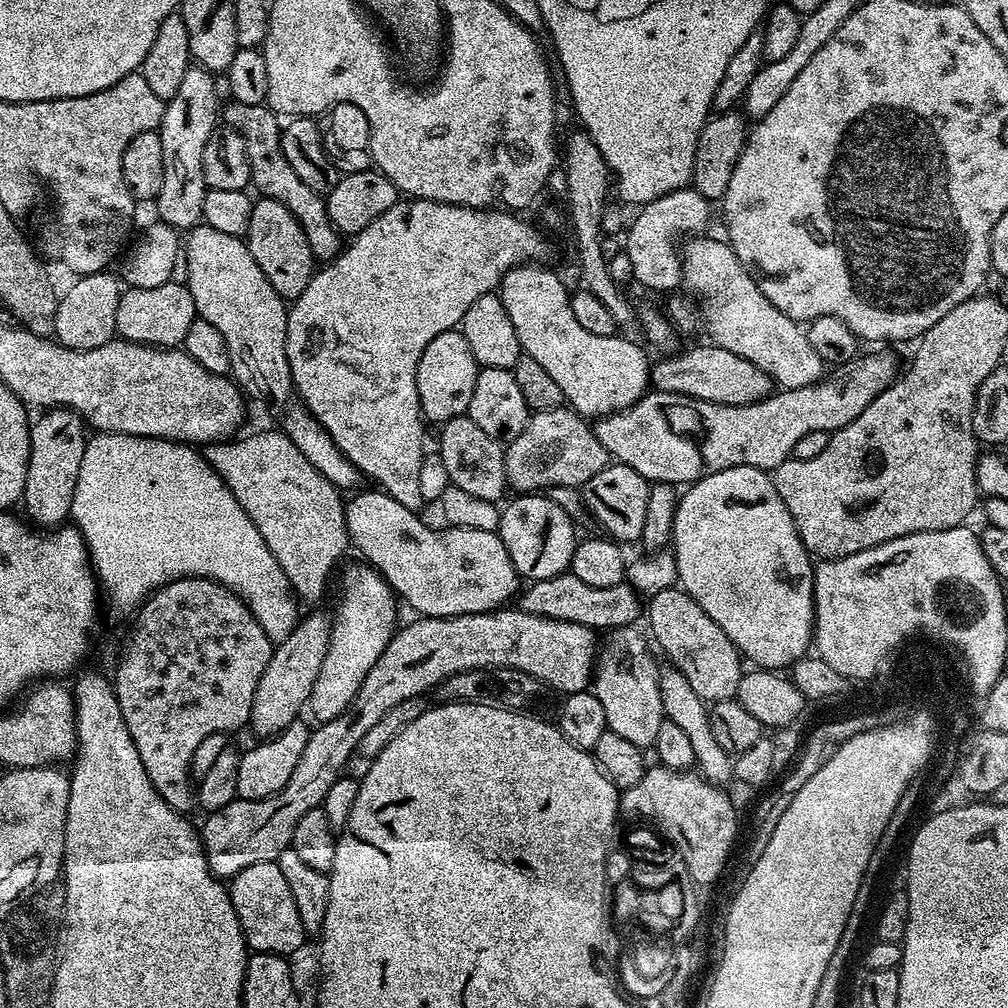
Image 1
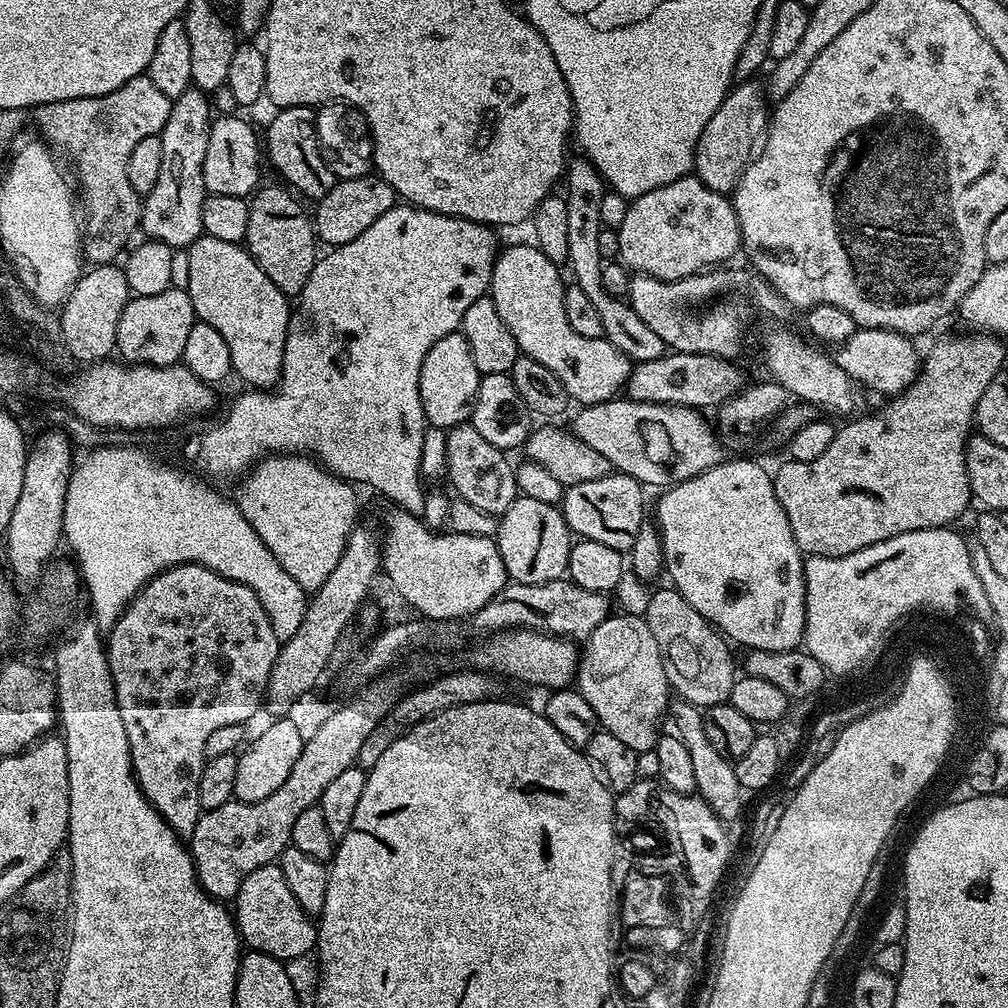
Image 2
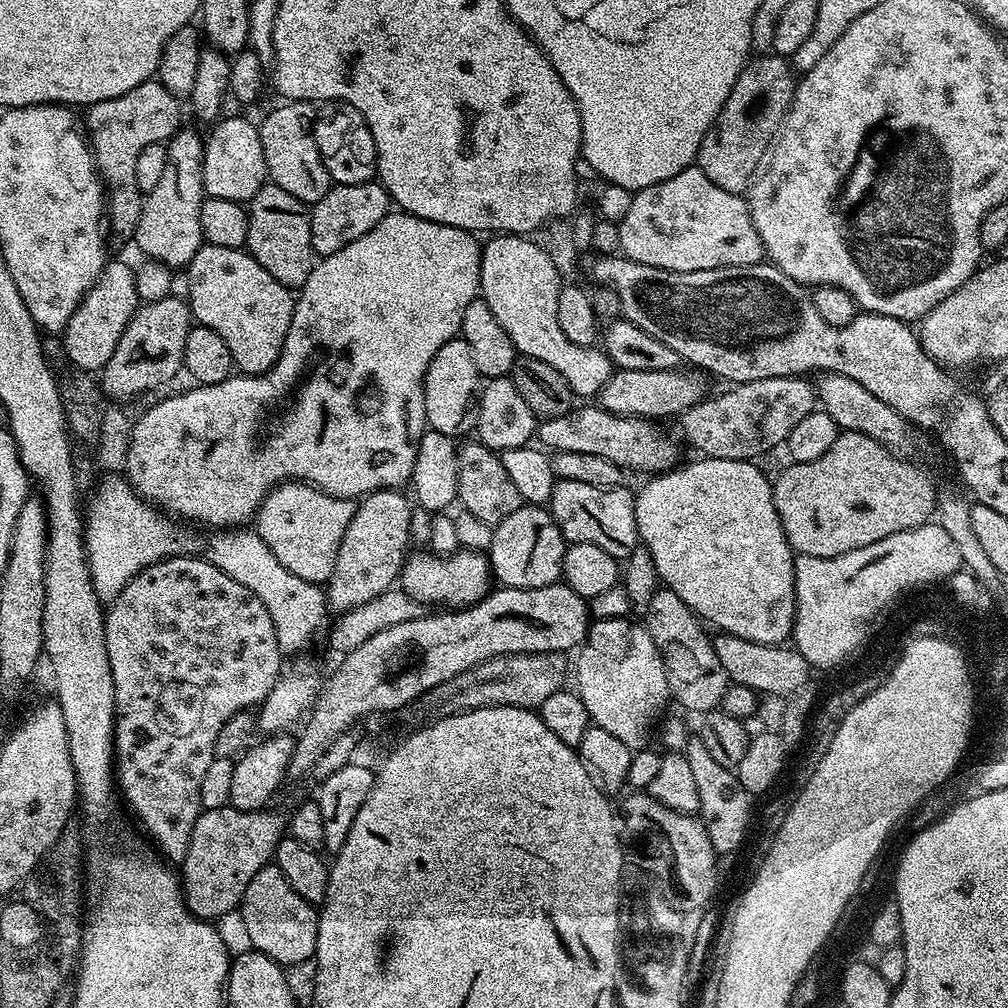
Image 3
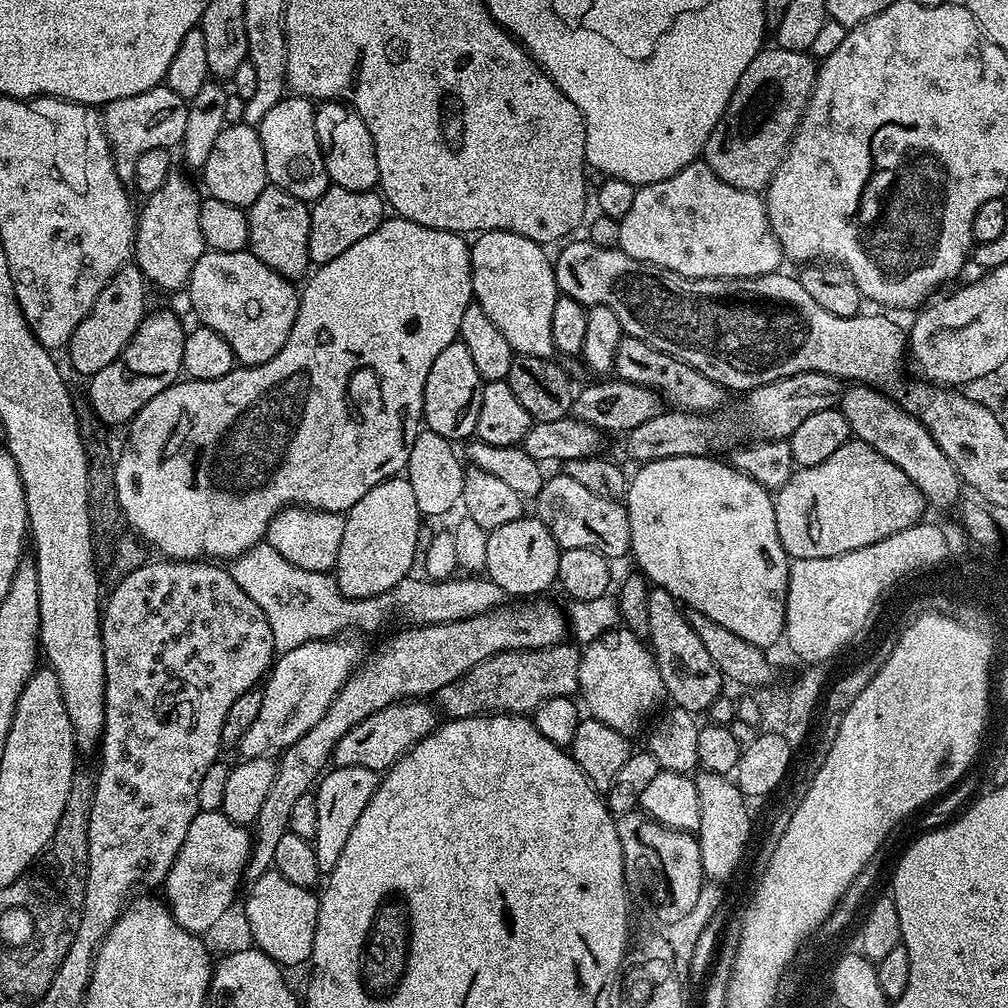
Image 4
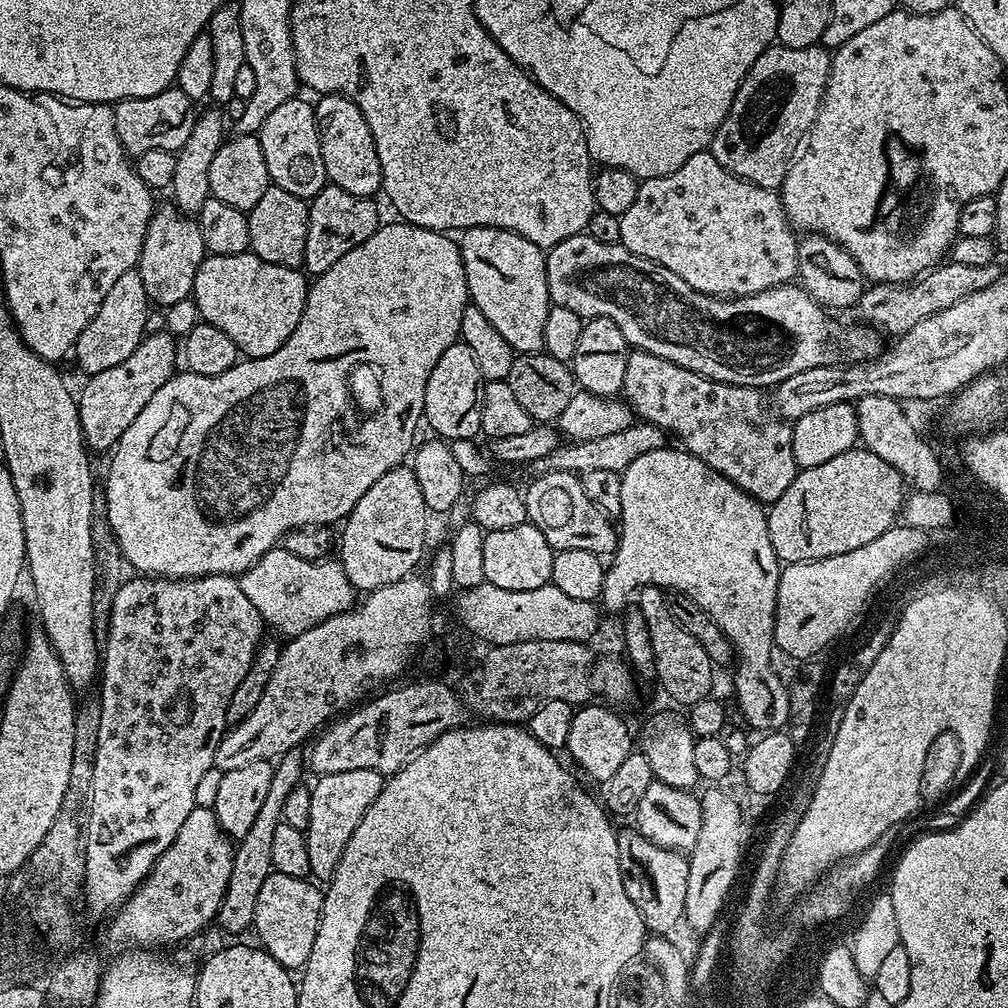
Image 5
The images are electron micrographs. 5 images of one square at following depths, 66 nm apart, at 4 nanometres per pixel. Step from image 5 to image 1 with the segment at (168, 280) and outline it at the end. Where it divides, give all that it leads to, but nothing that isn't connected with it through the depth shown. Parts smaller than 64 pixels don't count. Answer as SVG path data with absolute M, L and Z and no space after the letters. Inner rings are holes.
M190 66L178 94L167 100L164 117L158 129L162 138L162 190L158 190L154 207L161 221L177 230L191 230L201 223L202 198L205 194L202 178L202 153L206 142L218 126L222 101L214 94L215 75L199 66Z

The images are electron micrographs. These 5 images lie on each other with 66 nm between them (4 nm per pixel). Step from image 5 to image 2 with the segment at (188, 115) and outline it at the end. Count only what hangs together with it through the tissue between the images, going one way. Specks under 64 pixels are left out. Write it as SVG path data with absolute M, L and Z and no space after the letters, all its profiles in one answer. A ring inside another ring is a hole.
M146 74L130 78L110 94L41 104L35 109L39 135L57 153L65 152L76 167L75 183L82 208L92 215L92 225L87 225L82 240L82 256L89 265L119 261L132 235L141 231L142 196L130 186L130 154L134 154L134 146L142 138L160 135L171 110L172 100Z

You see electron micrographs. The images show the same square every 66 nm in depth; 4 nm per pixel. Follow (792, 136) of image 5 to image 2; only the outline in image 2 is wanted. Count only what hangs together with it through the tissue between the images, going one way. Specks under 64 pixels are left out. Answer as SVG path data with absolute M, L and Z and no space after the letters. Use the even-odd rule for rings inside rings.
M753 78L737 83L729 91L722 106L714 110L714 118L706 122L706 130L702 130L698 138L694 175L710 190L731 193L744 169L753 159L762 137L767 133L770 101L766 95L765 85L761 81L759 84L758 81L759 79Z

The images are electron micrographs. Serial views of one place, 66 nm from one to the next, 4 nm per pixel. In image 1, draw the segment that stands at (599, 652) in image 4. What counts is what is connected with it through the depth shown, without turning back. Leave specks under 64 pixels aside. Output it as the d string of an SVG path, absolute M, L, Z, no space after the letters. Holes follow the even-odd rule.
M628 625L609 631L607 635L609 637L605 644L603 641L597 653L592 691L602 703L602 708L606 713L609 731L621 735L622 738L629 739L630 742L633 742L634 745L638 745L640 748L644 748L655 745L658 729L666 717L661 700L660 668L656 666L653 656L650 654L647 637L645 636L644 638L638 629L639 627L635 625Z

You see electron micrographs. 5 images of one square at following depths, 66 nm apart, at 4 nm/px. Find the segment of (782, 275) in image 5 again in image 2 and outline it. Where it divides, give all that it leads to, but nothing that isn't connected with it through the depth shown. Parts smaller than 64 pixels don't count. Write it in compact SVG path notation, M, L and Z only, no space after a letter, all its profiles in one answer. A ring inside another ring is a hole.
M689 174L650 190L650 194L635 197L626 210L622 226L616 229L618 234L619 263L641 276L653 276L659 280L681 280L695 276L709 266L720 266L742 248L740 227L736 211L732 209L731 199L723 192L710 190L694 174Z

